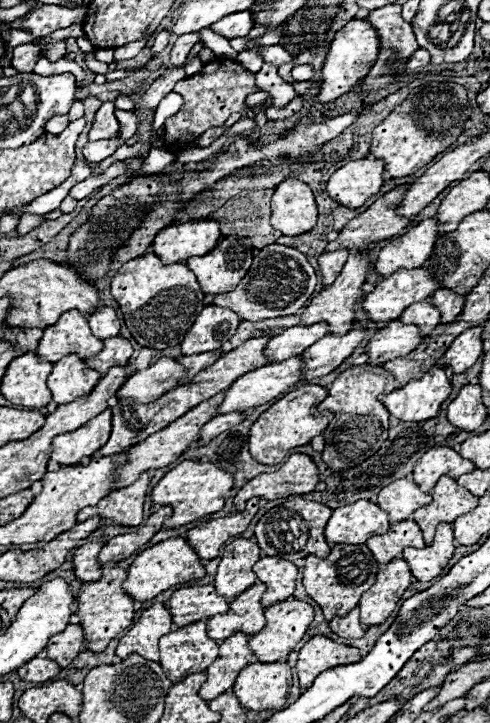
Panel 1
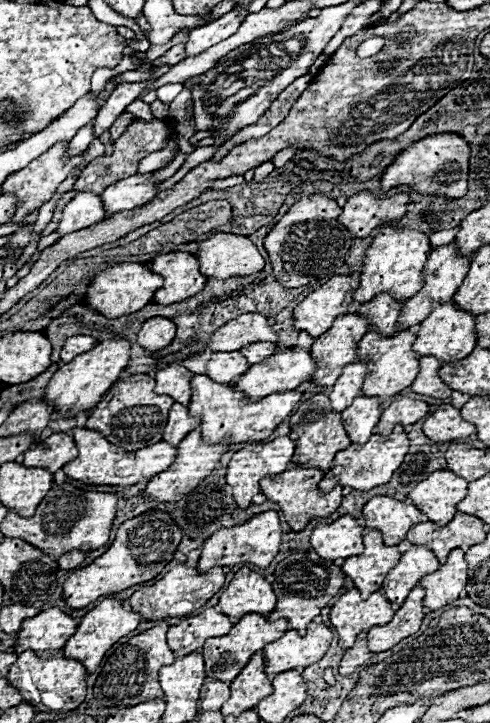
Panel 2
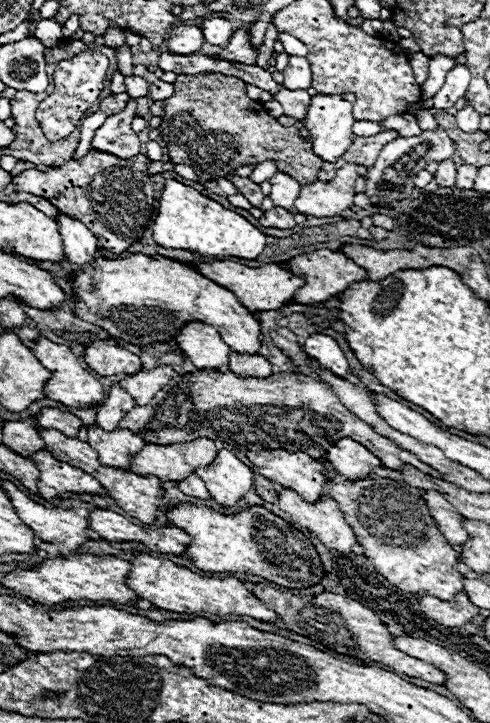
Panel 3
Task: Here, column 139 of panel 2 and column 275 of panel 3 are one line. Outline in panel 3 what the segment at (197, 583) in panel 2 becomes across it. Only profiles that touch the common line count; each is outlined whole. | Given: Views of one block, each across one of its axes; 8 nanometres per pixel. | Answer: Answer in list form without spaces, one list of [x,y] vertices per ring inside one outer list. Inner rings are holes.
[[[246,582],[246,586],[254,596],[264,600],[264,604],[268,604],[268,608],[272,608],[280,616],[280,620],[286,624],[288,630],[292,630],[300,636],[306,636],[314,642],[320,642],[338,654],[362,660],[364,664],[366,662],[378,662],[378,664],[390,666],[396,674],[406,674],[410,678],[420,678],[420,680],[426,680],[426,682],[438,684],[438,686],[446,684],[446,674],[442,670],[400,652],[394,646],[392,634],[382,624],[382,620],[370,608],[362,606],[356,600],[344,598],[340,594],[334,594],[334,592],[302,596],[302,594],[292,594],[292,592],[278,592],[274,588],[268,588],[262,584]]]

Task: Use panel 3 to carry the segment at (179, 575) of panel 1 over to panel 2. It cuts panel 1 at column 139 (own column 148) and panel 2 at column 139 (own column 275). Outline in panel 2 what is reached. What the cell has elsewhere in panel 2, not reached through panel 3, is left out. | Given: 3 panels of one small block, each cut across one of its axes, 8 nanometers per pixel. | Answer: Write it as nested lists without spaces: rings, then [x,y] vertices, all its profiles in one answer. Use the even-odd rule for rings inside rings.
[[[106,598],[106,600],[102,600],[96,608],[92,608],[82,618],[76,634],[70,636],[68,642],[66,642],[66,646],[64,646],[64,656],[74,656],[76,660],[82,660],[86,672],[92,674],[98,668],[98,664],[102,662],[104,654],[112,648],[112,644],[116,644],[128,632],[136,630],[140,622],[142,622],[142,614],[140,612],[124,608],[124,602],[120,602],[116,598]]]

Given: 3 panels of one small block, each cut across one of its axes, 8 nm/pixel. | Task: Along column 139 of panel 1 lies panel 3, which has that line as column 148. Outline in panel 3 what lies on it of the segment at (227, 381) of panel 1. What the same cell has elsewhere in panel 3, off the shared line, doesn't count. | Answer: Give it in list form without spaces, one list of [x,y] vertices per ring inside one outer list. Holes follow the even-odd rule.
[[[196,370],[192,374],[174,376],[168,388],[162,388],[146,406],[136,406],[128,412],[118,426],[142,434],[144,442],[160,446],[184,444],[204,436],[226,442],[238,450],[300,450],[316,460],[328,452],[328,444],[336,444],[340,436],[352,436],[352,440],[364,444],[364,448],[376,454],[386,468],[412,464],[428,476],[440,476],[436,468],[428,468],[428,464],[418,460],[418,456],[404,452],[404,448],[396,442],[380,436],[370,424],[354,416],[326,384],[296,372],[280,372],[260,380],[240,380],[230,370],[224,374],[214,370]]]

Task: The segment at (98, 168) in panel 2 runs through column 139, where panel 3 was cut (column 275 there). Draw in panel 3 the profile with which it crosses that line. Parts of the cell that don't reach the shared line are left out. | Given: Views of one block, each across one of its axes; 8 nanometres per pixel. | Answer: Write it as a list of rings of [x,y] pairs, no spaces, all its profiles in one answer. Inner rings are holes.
[[[218,72],[176,78],[174,94],[164,100],[160,138],[166,142],[170,162],[192,166],[202,182],[226,176],[238,166],[272,160],[278,172],[296,176],[304,186],[316,180],[324,164],[312,152],[312,138],[302,122],[290,128],[280,126],[262,102],[248,98],[242,80]]]

